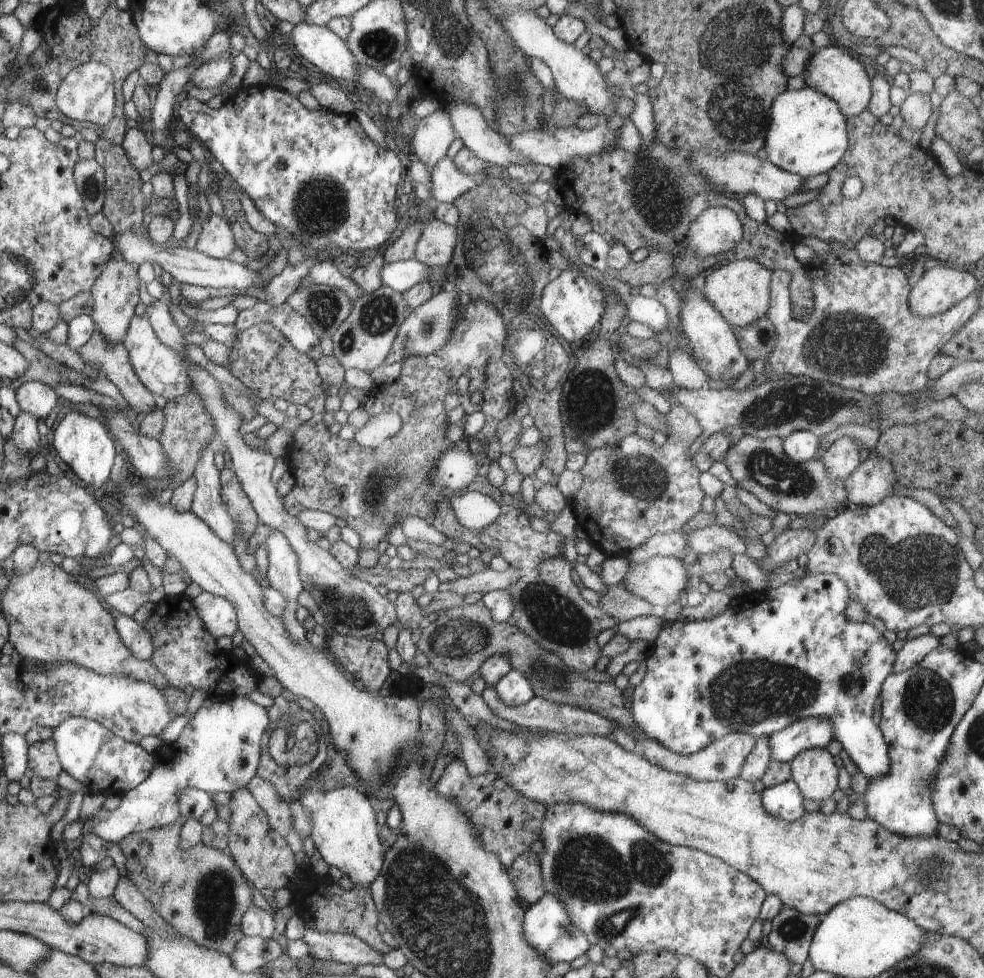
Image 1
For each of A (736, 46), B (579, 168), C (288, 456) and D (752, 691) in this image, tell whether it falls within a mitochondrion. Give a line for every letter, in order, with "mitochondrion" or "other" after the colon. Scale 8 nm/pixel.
A: mitochondrion
B: other
C: other
D: mitochondrion

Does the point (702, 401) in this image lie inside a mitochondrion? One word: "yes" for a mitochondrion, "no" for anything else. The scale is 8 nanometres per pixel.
no

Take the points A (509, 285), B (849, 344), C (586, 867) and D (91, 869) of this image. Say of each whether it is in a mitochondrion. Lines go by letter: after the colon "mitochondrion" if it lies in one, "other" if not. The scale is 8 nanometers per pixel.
A: mitochondrion
B: mitochondrion
C: mitochondrion
D: other

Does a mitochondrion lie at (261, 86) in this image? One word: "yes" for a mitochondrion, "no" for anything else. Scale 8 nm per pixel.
no

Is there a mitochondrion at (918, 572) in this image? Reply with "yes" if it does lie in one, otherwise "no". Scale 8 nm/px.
yes

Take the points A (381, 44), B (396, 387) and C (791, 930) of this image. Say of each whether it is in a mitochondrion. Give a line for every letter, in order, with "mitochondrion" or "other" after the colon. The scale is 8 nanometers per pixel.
A: mitochondrion
B: other
C: mitochondrion

